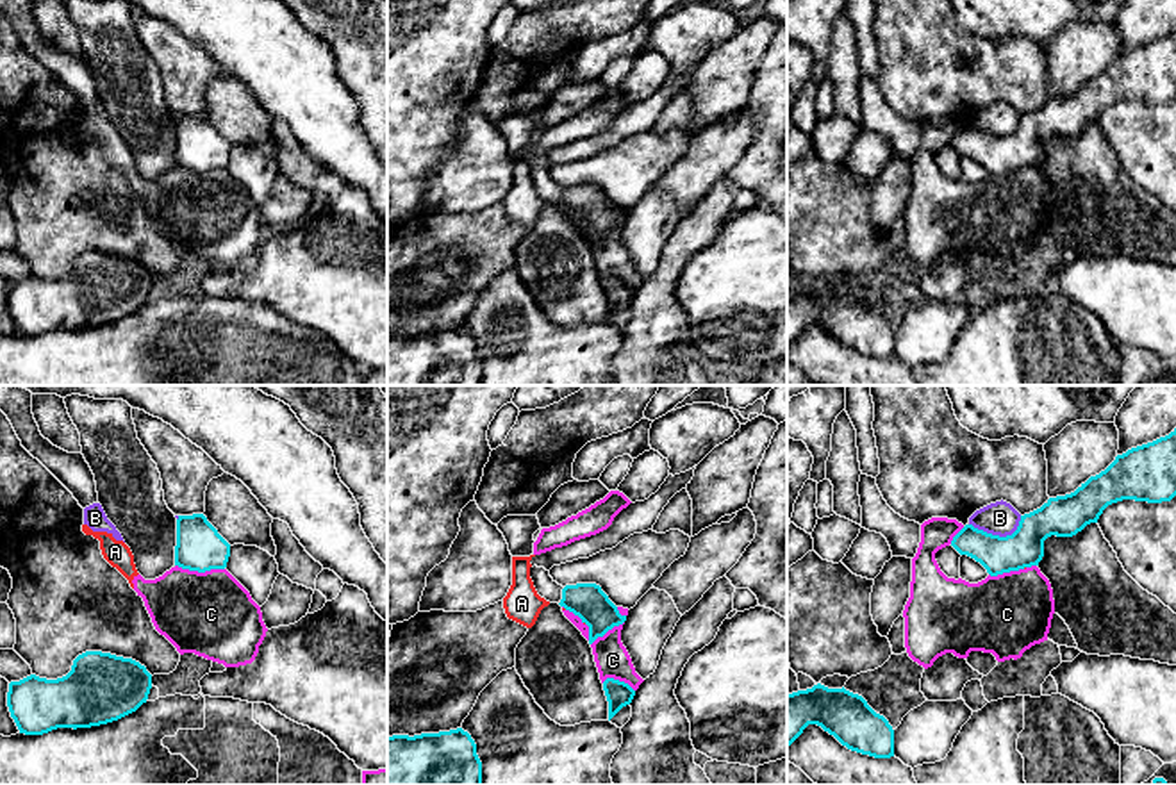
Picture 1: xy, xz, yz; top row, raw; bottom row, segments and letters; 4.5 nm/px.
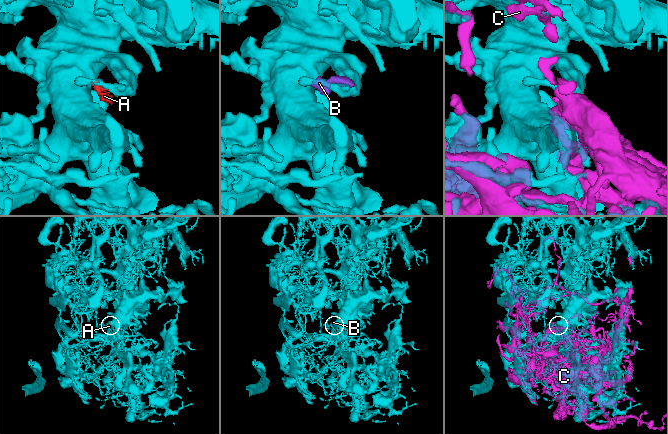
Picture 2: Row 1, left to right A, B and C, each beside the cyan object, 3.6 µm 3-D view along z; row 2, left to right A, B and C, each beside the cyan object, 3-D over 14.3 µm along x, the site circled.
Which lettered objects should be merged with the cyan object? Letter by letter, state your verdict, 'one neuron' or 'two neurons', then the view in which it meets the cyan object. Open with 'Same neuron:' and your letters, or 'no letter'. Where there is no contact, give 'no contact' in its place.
Same neuron: no letter
A: two neurons; no contact
B: two neurons; contact in yz
C: two neurons; contact in xy

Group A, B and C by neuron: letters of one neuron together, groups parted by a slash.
A B C

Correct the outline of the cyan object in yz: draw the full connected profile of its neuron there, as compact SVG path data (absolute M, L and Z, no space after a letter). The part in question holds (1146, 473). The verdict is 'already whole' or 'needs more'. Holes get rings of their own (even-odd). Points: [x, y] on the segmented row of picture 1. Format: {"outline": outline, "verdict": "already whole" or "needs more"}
{"outline": "M1176 428L1153 442L1128 450L1099 475L1090 476L1074 492L1049 498L1040 508L1021 516L1012 535L999 537L965 525L951 541L960 553L980 562L990 576L1039 566L1044 557L1044 541L1051 535L1072 537L1087 525L1097 523L1103 510L1122 500L1162 503L1176 496Z", "verdict": "already whole"}

